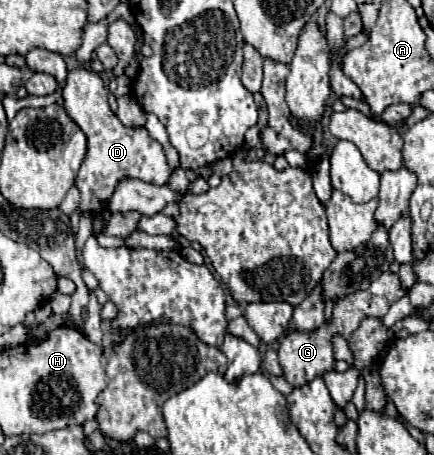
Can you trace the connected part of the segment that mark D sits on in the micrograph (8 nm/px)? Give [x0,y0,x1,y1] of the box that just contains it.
[62,66,172,216]

